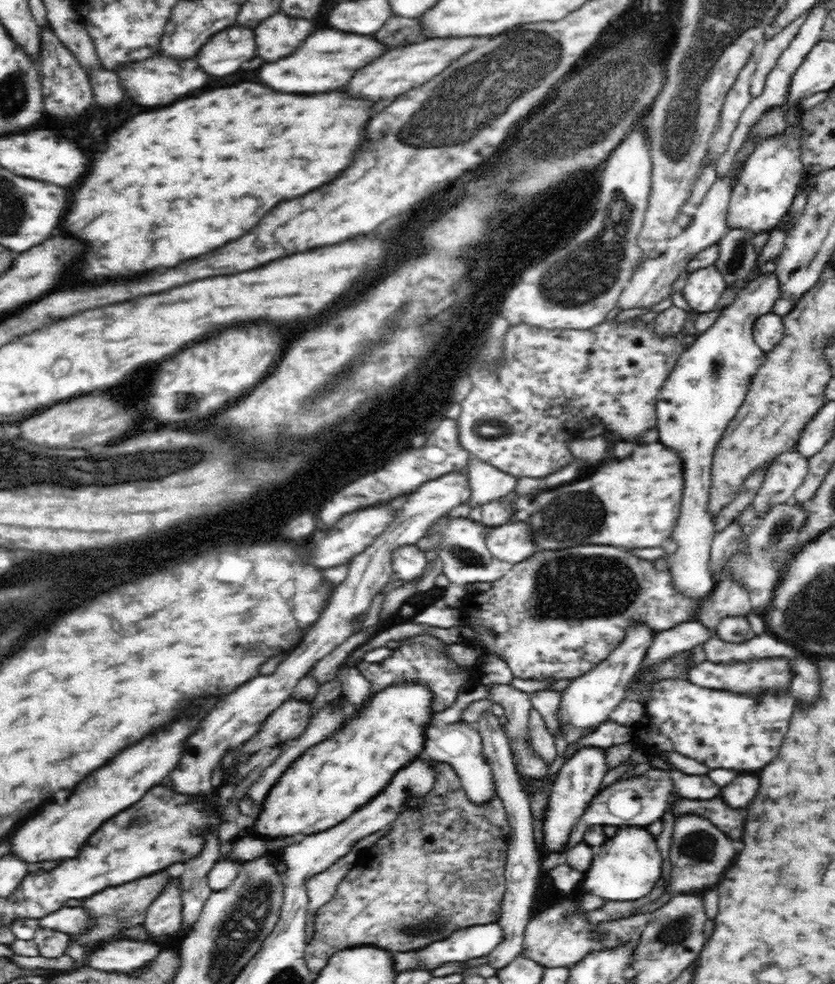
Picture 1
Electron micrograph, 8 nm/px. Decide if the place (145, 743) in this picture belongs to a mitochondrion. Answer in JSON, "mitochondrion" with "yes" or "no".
{"mitochondrion":"no"}

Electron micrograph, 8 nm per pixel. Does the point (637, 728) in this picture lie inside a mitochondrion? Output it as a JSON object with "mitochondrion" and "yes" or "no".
{"mitochondrion":"no"}

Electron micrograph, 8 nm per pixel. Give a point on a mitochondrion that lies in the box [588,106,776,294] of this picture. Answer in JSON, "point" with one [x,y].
{"point":[739,254]}

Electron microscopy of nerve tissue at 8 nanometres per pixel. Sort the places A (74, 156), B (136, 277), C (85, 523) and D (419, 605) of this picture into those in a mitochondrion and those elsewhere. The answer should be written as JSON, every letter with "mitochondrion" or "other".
{"A":"other","B":"other","C":"other","D":"other"}

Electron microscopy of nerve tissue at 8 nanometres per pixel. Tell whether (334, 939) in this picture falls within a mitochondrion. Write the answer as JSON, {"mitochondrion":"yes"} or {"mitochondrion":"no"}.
{"mitochondrion":"no"}

